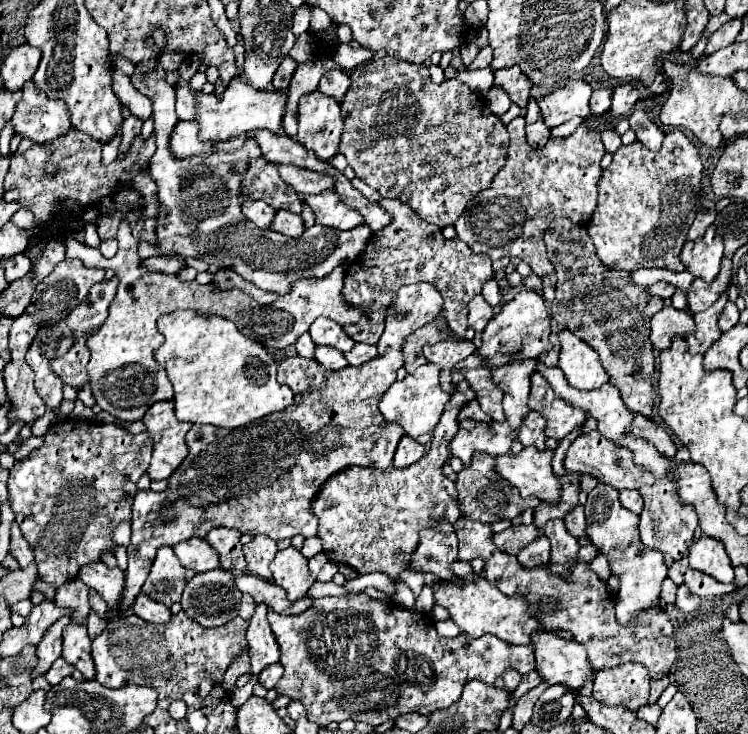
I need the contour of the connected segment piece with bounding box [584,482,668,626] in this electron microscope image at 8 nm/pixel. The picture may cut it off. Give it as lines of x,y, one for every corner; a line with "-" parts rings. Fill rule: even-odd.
602,482
588,492
588,502
584,506
586,522
588,522
588,538
590,542
608,558
612,574
620,578
620,590
616,598
616,618
620,624
632,624
636,614
646,608
658,606
660,600
660,584
666,578
664,554
658,550
650,550
640,542
638,532
638,516
620,506
618,490
612,486
604,486

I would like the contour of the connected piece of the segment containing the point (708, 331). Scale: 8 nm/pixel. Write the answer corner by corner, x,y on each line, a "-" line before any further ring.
720,296
708,310
694,314
698,330
688,336
688,344
690,344
692,354
706,354
706,350
720,338
722,332
718,328
718,316
720,316
726,302
728,302
728,296

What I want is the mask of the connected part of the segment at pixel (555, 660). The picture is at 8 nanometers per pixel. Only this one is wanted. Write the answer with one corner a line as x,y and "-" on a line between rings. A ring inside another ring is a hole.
552,632
532,636
536,654
536,670
550,684
564,684
580,690
588,678
594,678
594,668
588,662
584,646
576,640
562,640

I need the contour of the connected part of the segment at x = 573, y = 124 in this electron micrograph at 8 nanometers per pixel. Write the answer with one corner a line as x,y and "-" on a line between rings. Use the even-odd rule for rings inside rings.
572,118
570,122
552,128
552,136
554,136
554,138
568,138
570,134
574,134
574,130
576,130
582,122
584,122
584,120
580,120
580,118

